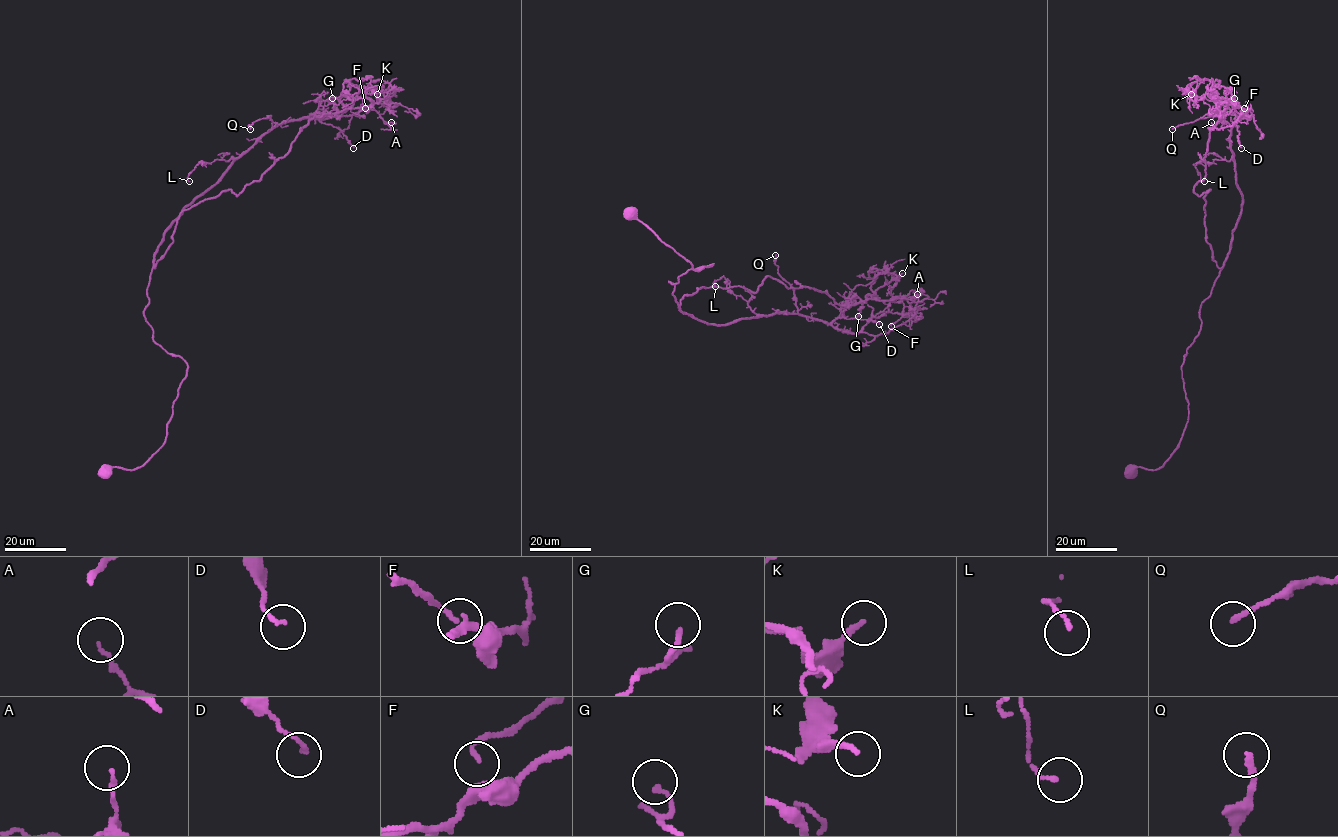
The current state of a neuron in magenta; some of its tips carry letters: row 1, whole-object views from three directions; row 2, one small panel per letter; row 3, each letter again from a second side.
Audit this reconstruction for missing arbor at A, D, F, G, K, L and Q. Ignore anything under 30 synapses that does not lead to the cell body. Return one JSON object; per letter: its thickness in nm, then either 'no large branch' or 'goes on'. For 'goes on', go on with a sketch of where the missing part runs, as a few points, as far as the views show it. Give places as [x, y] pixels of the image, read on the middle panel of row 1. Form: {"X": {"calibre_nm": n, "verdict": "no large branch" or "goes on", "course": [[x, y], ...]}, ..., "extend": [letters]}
{"A": {"calibre_nm": 110, "verdict": "no large branch"}, "D": {"calibre_nm": 110, "verdict": "no large branch"}, "F": {"calibre_nm": 100, "verdict": "no large branch"}, "G": {"calibre_nm": 160, "verdict": "no large branch"}, "K": {"calibre_nm": 180, "verdict": "no large branch"}, "L": {"calibre_nm": 120, "verdict": "no large branch"}, "Q": {"calibre_nm": 170, "verdict": "goes on", "course": [[775, 255], [771, 246], [755, 235], [760, 211], [749, 203], [738, 206]]}, "extend": ["Q"]}

